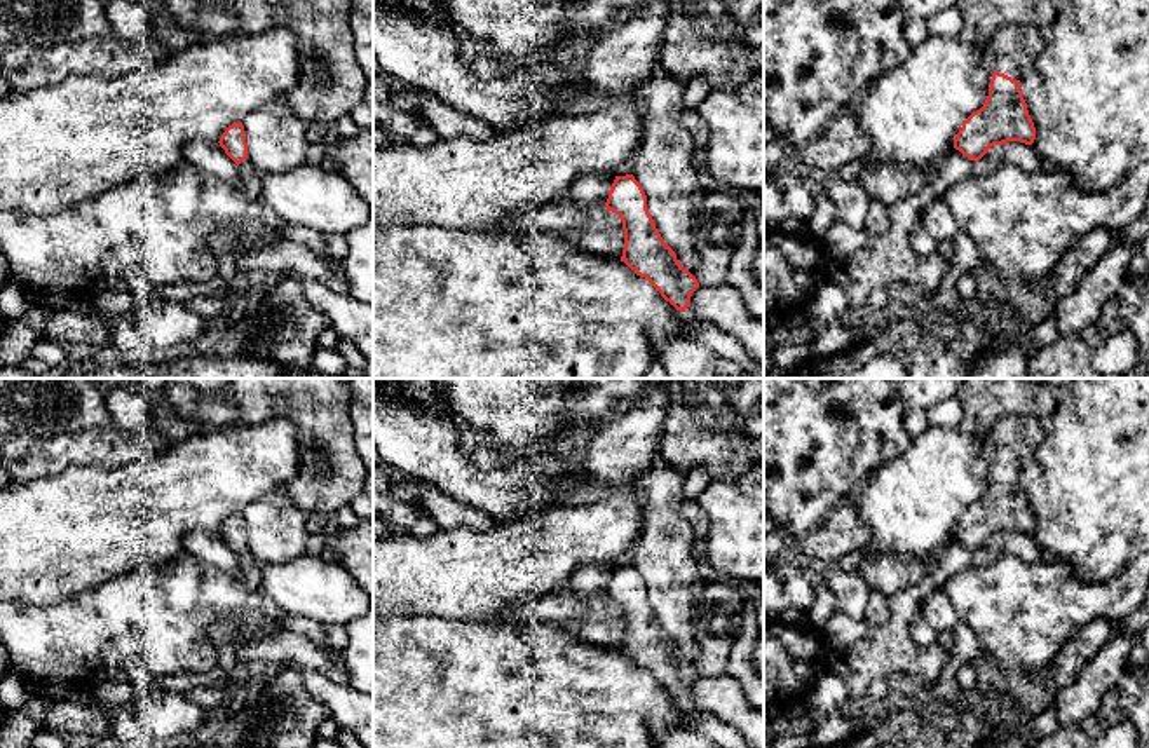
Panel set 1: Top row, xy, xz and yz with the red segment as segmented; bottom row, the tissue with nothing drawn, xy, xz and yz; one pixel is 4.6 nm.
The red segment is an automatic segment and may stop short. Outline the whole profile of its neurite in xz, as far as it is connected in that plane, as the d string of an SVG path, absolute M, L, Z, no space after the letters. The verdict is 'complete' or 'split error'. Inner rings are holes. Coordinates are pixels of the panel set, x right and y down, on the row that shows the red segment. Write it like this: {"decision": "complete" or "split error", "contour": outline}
{"decision": "complete", "contour": "M633 174L615 176L605 207L622 221L621 262L645 277L676 310L685 312L699 282L663 241L647 209L647 195Z"}

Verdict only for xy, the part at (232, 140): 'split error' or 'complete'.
complete

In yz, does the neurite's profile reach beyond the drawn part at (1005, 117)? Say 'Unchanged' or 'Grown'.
Grown

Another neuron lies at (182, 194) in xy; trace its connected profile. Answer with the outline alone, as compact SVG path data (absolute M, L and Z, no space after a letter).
M192 167L181 169L160 185L164 207L176 221L192 221L201 204L201 183Z

